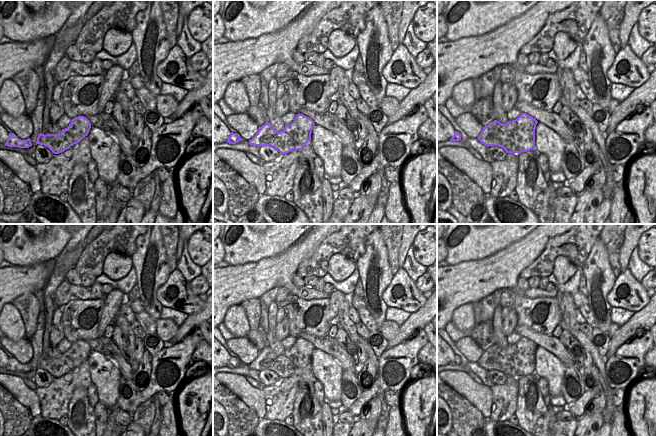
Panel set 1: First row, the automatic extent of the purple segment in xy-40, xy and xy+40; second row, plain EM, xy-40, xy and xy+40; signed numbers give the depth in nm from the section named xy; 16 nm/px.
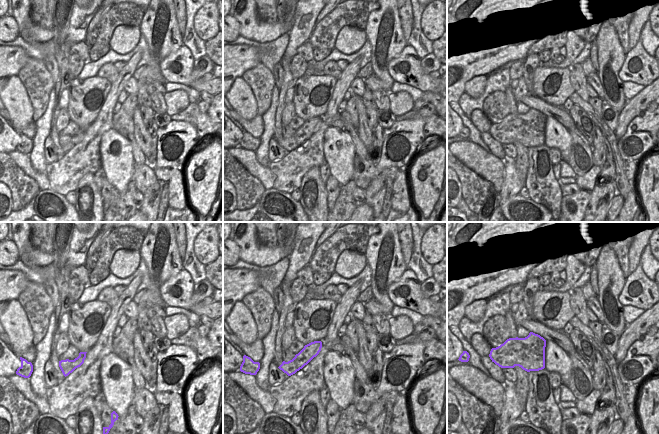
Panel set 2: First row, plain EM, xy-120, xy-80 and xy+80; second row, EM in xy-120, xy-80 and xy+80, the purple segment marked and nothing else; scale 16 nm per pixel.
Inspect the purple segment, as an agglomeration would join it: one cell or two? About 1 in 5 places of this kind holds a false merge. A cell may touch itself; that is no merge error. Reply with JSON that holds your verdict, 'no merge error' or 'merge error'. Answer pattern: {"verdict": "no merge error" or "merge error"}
{"verdict": "merge error"}

